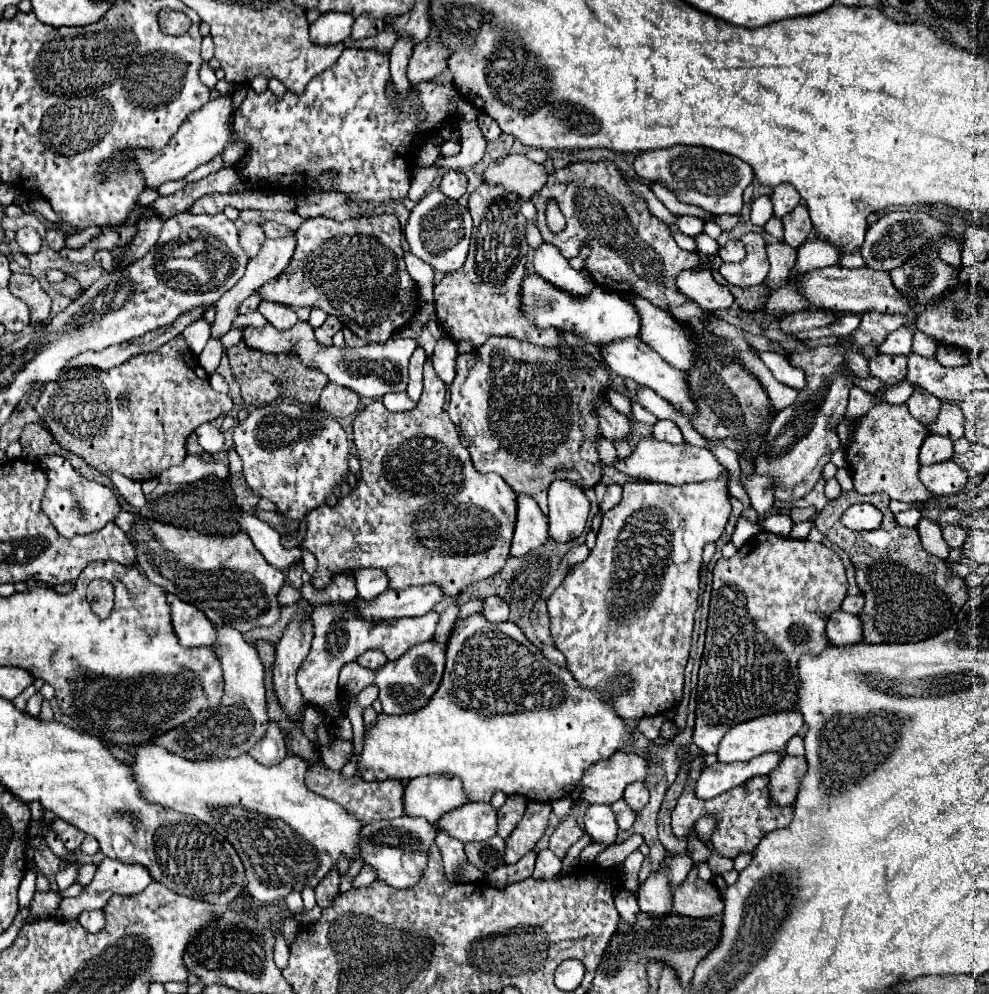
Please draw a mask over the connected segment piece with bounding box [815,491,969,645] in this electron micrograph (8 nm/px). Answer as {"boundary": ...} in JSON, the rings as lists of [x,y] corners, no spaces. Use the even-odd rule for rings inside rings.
{"boundary":[[[841,493],[817,515],[815,527],[829,541],[845,549],[855,567],[857,585],[861,589],[861,595],[865,597],[865,605],[859,613],[865,643],[873,645],[923,641],[935,637],[955,623],[959,609],[967,601],[967,583],[949,571],[947,561],[937,559],[923,549],[917,529],[901,527],[899,523],[895,523],[893,513],[889,511],[889,497],[885,497],[885,493]],[[855,503],[871,503],[883,513],[879,529],[883,529],[891,537],[891,543],[849,543],[849,529],[841,523],[841,515]]]}

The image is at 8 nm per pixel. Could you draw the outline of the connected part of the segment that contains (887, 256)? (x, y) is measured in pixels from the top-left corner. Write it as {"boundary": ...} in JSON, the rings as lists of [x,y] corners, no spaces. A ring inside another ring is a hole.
{"boundary":[[[895,211],[883,215],[875,225],[867,229],[865,241],[861,245],[861,257],[867,267],[871,269],[881,269],[881,271],[891,271],[899,265],[903,265],[913,253],[917,253],[923,245],[933,243],[935,237],[941,237],[951,229],[949,223],[943,223],[923,211]]]}

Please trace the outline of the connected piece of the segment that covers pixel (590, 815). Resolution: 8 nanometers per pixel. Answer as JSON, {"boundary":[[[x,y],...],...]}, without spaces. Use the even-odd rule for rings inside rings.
{"boundary":[[[589,805],[589,809],[585,809],[583,819],[585,819],[585,829],[593,837],[593,841],[615,843],[617,823],[613,811],[607,805]]]}

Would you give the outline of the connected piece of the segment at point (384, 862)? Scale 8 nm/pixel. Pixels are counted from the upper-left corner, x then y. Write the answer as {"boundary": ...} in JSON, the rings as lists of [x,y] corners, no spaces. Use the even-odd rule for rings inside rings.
{"boundary":[[[397,817],[391,821],[377,821],[361,829],[361,853],[363,863],[375,867],[377,877],[387,881],[395,889],[411,889],[421,879],[425,871],[429,849],[437,837],[437,829],[425,819],[415,817]],[[365,837],[365,839],[363,839]]]}

